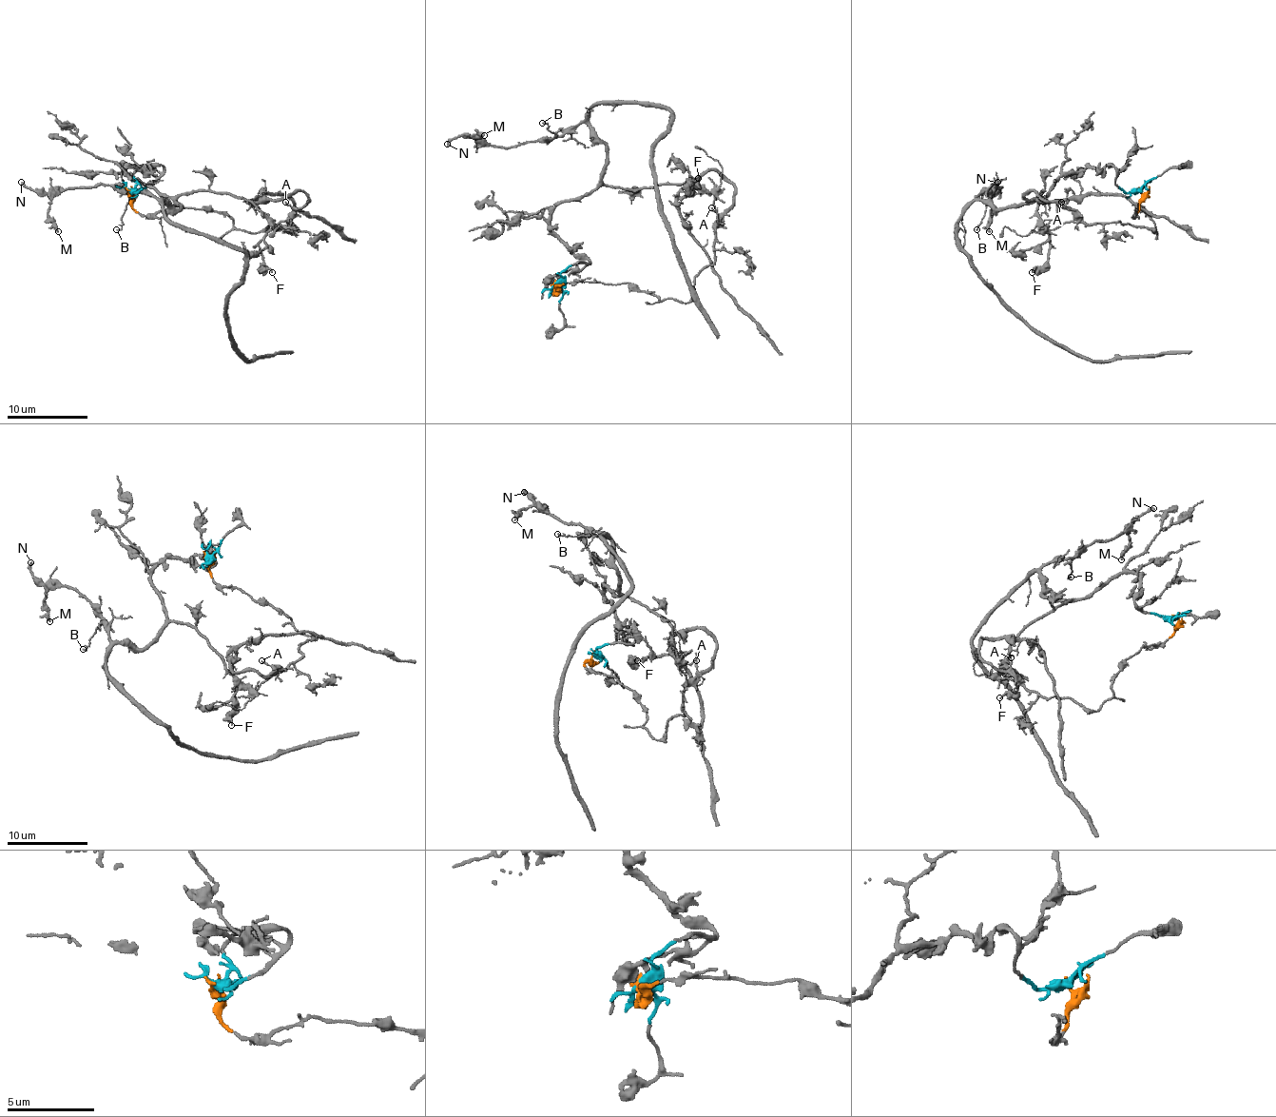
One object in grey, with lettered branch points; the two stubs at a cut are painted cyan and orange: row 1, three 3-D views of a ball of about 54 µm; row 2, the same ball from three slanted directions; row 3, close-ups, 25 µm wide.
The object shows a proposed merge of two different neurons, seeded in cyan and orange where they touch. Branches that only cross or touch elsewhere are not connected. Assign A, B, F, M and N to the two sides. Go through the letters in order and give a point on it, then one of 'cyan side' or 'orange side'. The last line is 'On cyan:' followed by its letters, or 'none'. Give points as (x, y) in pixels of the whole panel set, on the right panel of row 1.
A: place (1061, 202); orange side
B: place (976, 229); cyan side
F: place (1032, 272); cyan side
M: place (989, 231); cyan side
N: place (997, 182); cyan side
On cyan: B, F, M, N

